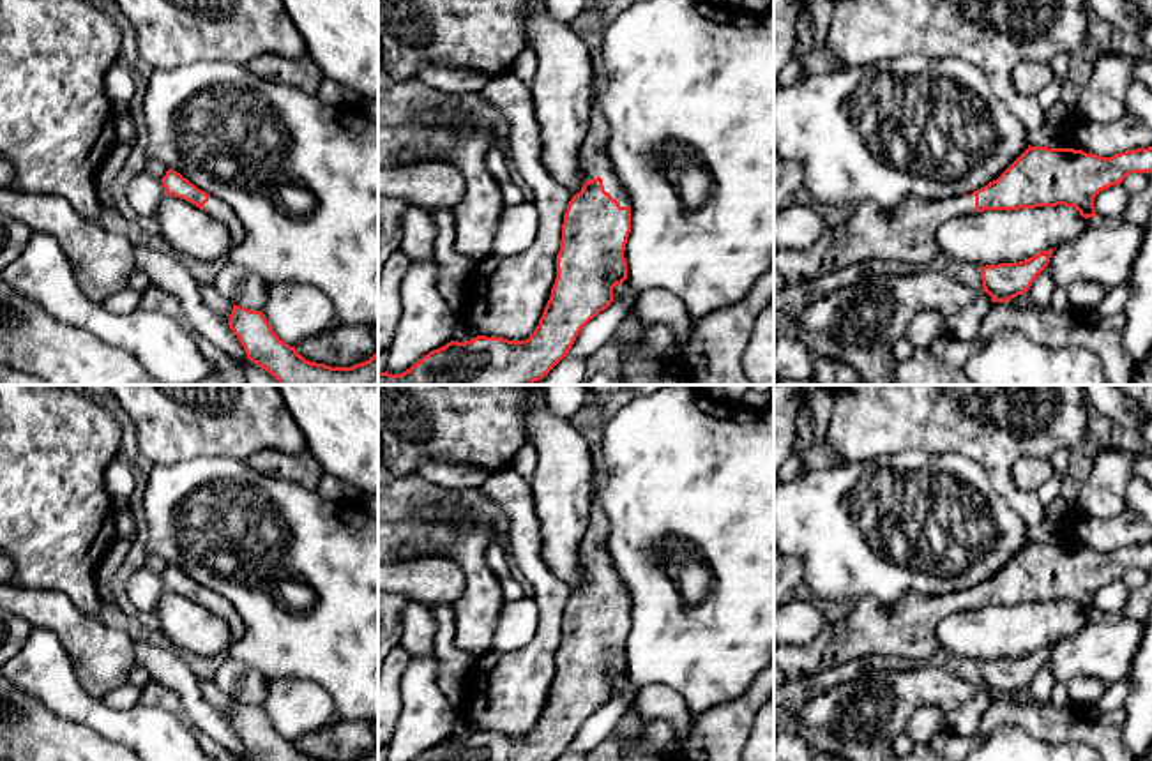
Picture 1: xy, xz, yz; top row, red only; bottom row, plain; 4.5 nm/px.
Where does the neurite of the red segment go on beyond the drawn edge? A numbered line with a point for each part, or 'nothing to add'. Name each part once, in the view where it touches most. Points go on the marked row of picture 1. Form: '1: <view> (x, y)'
1: xz (594, 156)

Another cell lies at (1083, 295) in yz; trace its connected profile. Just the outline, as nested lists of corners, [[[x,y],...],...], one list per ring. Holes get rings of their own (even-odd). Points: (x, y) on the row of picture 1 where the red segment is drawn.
[[[1076,281],[1067,288],[1069,305],[1092,313],[1104,298],[1106,290],[1090,281]]]

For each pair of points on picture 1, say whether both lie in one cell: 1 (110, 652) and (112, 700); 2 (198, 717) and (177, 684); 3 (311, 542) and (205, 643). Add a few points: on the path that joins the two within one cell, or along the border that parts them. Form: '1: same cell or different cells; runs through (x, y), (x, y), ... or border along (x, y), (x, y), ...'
1: different cells; border along (128, 680), (113, 687), (101, 700)
2: same cell; runs through (195, 708), (186, 693)
3: different cells; border along (237, 636), (227, 650)

